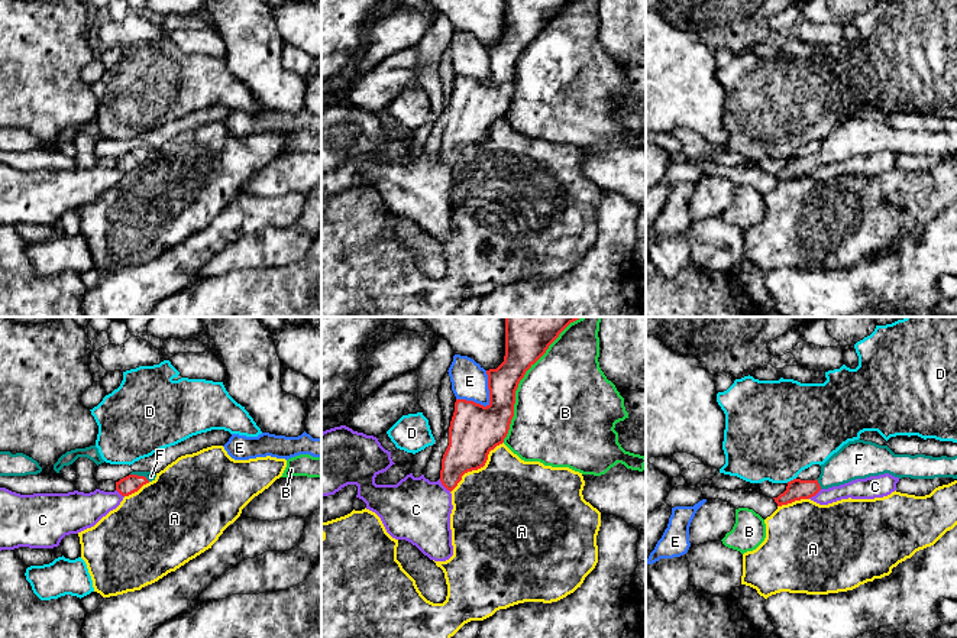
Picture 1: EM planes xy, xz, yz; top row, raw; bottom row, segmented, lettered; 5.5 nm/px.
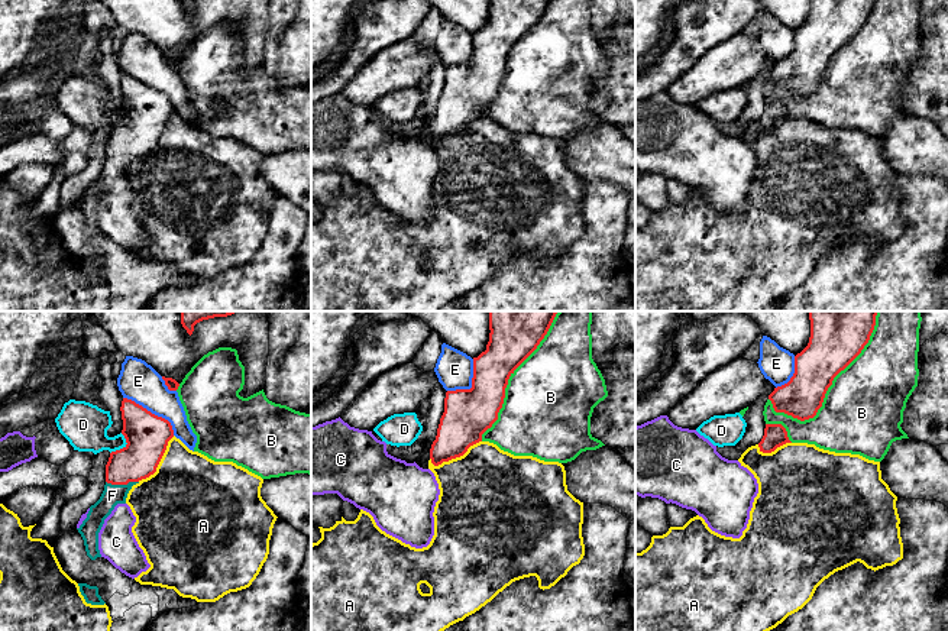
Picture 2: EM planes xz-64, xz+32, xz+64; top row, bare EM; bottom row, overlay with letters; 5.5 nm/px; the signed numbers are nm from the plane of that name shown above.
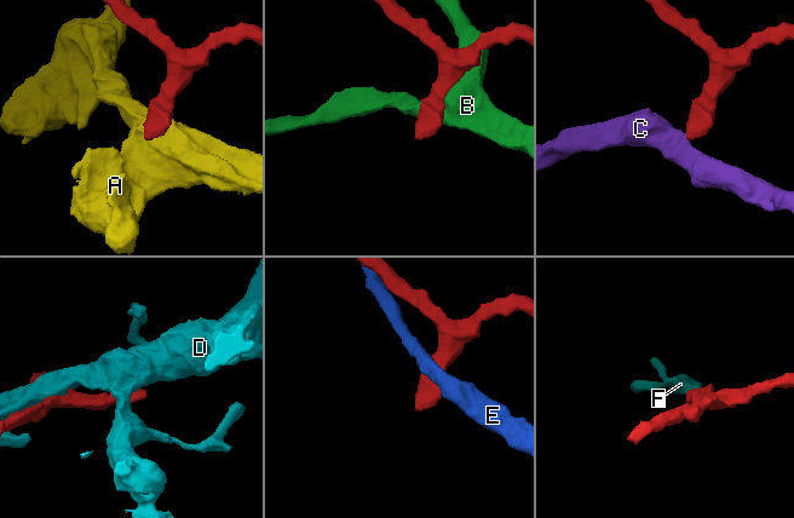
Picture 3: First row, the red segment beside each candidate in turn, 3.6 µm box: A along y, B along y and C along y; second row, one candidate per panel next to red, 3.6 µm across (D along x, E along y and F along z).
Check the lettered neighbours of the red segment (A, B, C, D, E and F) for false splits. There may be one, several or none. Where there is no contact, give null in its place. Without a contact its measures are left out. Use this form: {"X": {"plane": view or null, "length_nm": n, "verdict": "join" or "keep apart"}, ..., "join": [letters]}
{"A": {"plane": "xz", "length_nm": 400, "verdict": "keep apart"}, "B": {"plane": "xz", "length_nm": 800, "verdict": "keep apart"}, "C": {"plane": "xz", "length_nm": 100, "verdict": "keep apart"}, "D": {"plane": "yz", "length_nm": 60, "verdict": "keep apart"}, "E": {"plane": "xz", "length_nm": 240, "verdict": "keep apart"}, "F": {"plane": "xy", "length_nm": 120, "verdict": "join"}, "join": ["F"]}

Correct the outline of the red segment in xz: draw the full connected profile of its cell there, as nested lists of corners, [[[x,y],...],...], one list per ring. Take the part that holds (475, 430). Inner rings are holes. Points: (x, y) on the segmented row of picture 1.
[[[505,317],[505,356],[497,369],[486,370],[489,404],[456,399],[449,427],[449,446],[442,459],[440,482],[453,490],[468,472],[485,466],[488,454],[504,443],[514,417],[515,391],[526,372],[573,321],[582,317]]]

